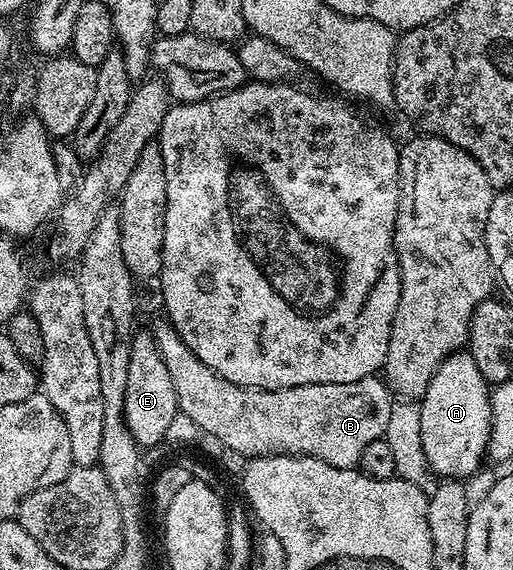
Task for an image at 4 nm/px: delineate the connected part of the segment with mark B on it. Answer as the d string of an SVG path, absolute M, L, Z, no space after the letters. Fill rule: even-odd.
M162 322L153 328L155 345L165 362L165 370L169 370L169 378L173 378L173 390L177 394L180 412L184 412L193 422L197 422L200 433L219 440L222 446L240 451L246 458L257 456L316 456L319 460L329 462L329 466L338 468L354 468L361 458L361 450L369 446L369 442L384 439L387 423L393 403L393 393L378 375L361 378L361 382L345 382L344 384L314 384L313 386L297 386L296 388L278 388L270 392L264 388L246 388L237 386L221 374L209 370L179 335L170 323Z

